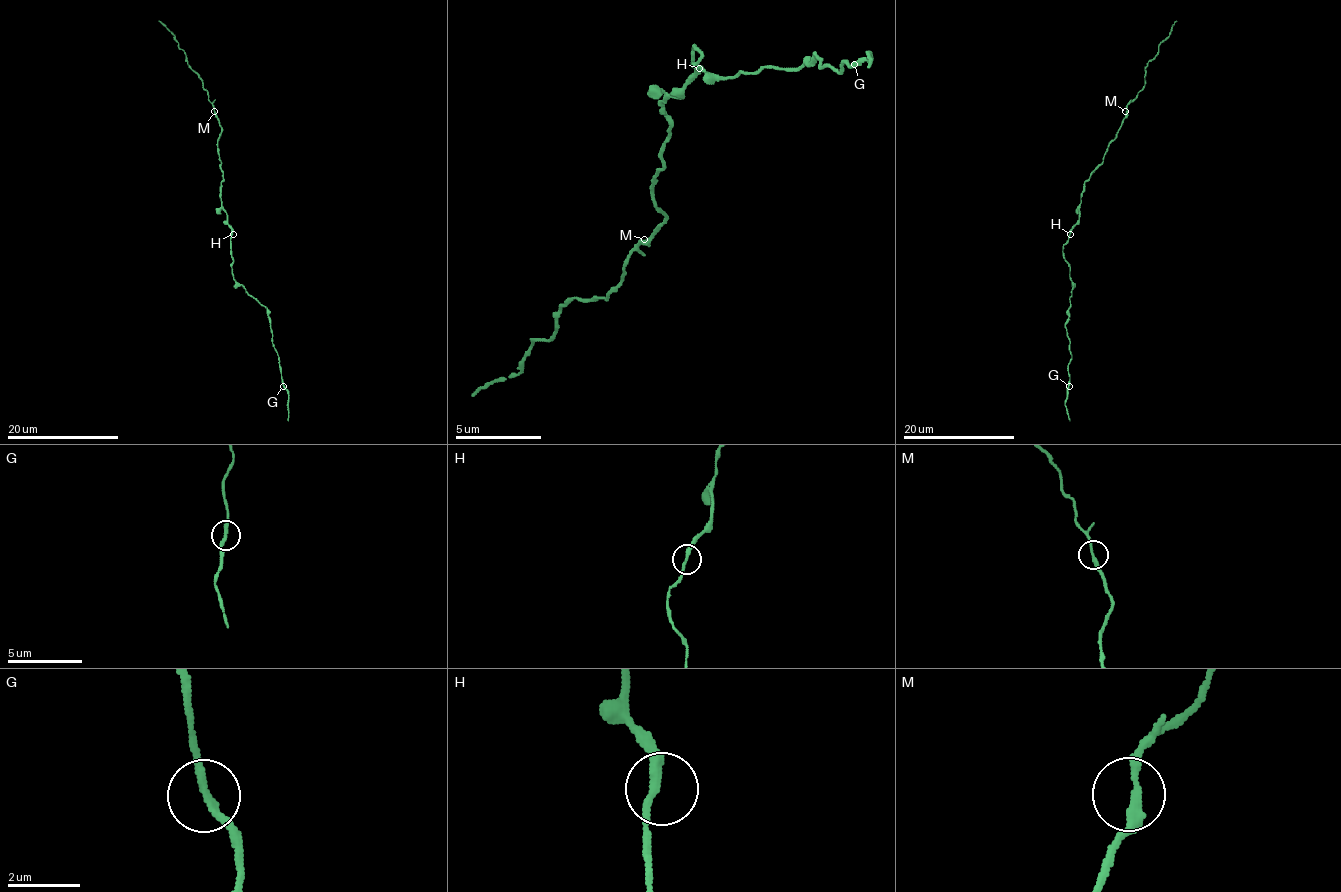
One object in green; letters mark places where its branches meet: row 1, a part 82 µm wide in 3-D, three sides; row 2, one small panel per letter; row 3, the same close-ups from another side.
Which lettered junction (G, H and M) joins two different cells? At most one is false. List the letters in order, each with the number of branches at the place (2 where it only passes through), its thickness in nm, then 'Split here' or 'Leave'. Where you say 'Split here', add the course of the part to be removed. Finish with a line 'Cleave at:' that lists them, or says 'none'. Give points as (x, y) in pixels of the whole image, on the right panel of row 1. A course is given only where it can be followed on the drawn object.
G: Branches: 2. Thickness 220 nm. Leave
H: Branches: 2. Thickness 220 nm. Leave
M: Branches: 2. Thickness 200 nm. Leave
Cleave at: none

